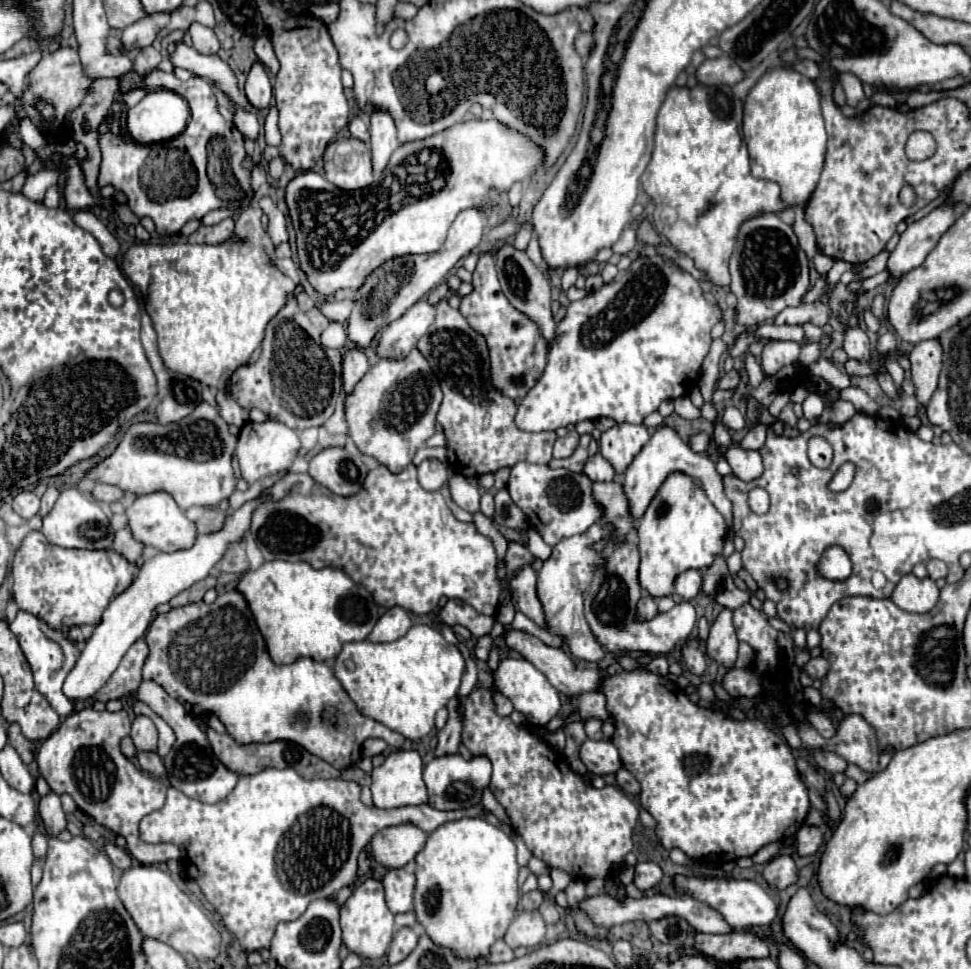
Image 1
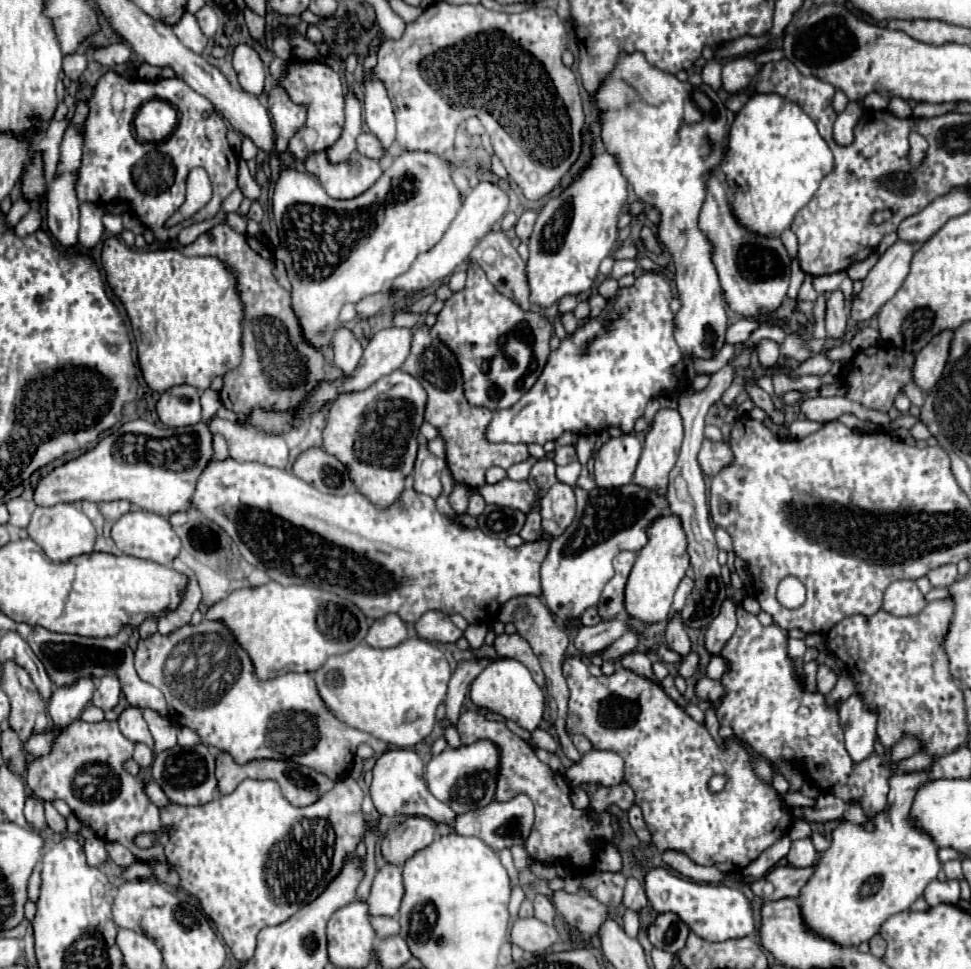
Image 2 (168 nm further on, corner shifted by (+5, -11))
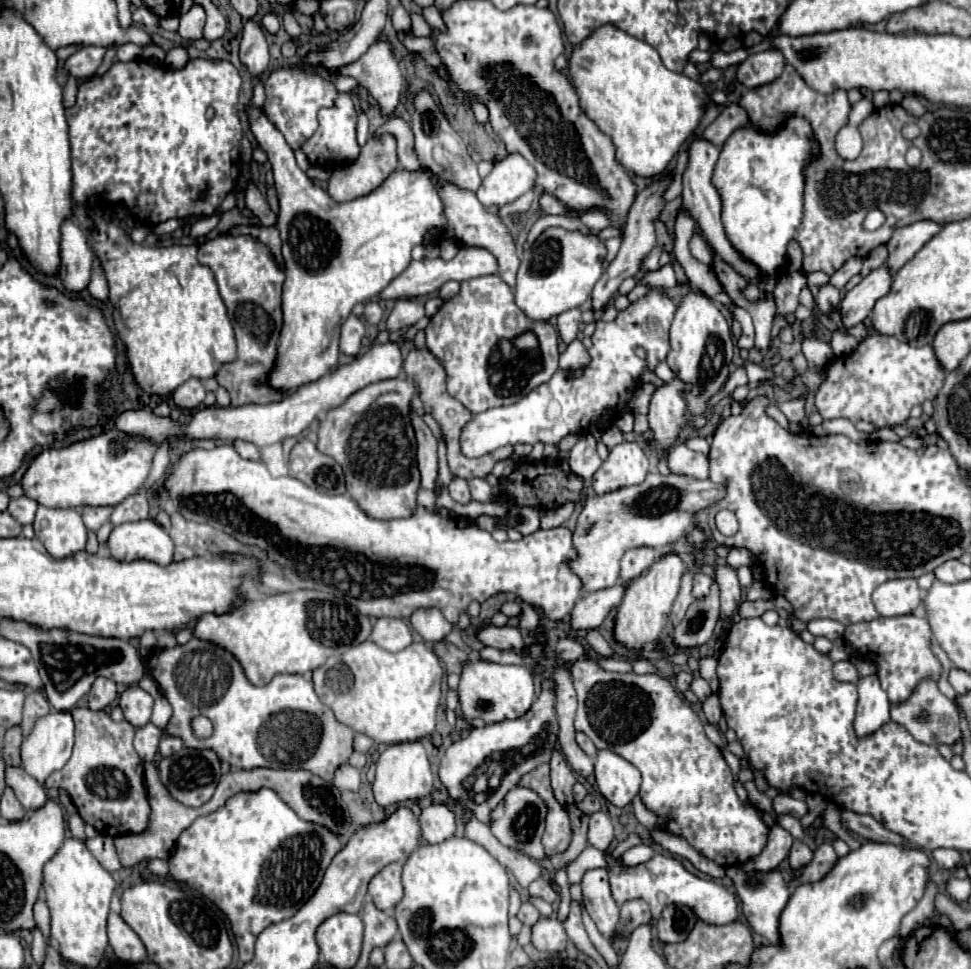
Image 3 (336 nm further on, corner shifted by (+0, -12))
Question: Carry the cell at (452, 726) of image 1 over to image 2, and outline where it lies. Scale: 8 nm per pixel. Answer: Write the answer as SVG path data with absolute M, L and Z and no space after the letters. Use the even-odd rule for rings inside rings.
M479 658L479 660L463 660L457 664L451 680L449 680L449 692L447 692L447 718L443 724L455 724L459 720L459 710L465 700L465 694L469 690L469 684L473 678L489 666L493 660L491 658Z

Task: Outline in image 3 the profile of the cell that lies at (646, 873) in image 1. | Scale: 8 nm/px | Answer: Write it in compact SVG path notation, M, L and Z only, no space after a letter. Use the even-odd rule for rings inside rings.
M632 899L626 901L620 907L620 923L618 923L618 931L624 935L630 935L636 927L650 923L652 915L650 915L650 907L644 899Z

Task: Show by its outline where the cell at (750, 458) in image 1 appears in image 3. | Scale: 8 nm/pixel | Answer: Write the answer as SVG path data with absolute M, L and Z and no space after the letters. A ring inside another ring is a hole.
M678 443L674 451L670 451L668 465L672 473L686 475L694 479L706 479L710 475L710 459L704 453L688 449L684 443Z

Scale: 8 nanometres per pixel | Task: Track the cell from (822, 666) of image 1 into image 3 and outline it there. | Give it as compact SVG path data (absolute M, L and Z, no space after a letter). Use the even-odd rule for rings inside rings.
M838 661L834 663L832 667L832 673L834 673L834 679L836 681L848 681L848 683L858 683L858 673L854 669L854 665L850 661Z

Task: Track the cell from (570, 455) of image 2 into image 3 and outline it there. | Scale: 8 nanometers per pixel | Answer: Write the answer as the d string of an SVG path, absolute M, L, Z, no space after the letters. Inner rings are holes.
M584 435L568 453L568 465L574 475L582 477L584 481L590 481L596 469L602 465L598 453L596 453L596 439L592 435Z

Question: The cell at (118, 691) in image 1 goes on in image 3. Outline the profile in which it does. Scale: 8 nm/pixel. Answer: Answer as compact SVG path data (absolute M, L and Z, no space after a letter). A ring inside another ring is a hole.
M98 677L94 681L90 693L88 693L88 699L90 699L90 709L92 711L102 711L104 707L112 705L118 699L118 687L116 687L114 681Z

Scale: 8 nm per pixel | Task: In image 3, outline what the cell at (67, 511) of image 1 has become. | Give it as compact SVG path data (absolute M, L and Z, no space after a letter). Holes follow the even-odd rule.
M44 505L38 507L34 519L34 533L52 557L70 557L72 553L86 547L88 529L82 517L84 507L93 506L73 509L50 509Z

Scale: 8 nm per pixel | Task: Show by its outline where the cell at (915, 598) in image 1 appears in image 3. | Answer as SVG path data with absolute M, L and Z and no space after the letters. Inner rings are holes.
M894 579L882 583L882 587L874 591L872 599L882 617L898 617L912 613L920 605L922 591L916 579Z

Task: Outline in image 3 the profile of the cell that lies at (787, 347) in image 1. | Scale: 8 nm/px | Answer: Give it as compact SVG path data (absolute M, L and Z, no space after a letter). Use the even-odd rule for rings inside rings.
M790 115L774 131L756 129L752 123L736 129L726 139L714 169L712 183L722 195L722 223L726 227L726 235L730 235L730 241L734 243L734 247L738 247L738 251L742 251L742 255L746 255L746 259L762 267L764 277L758 281L758 285L768 291L768 299L758 303L746 301L740 293L740 289L748 285L746 279L734 275L734 271L730 271L730 267L726 267L726 263L722 263L720 259L716 259L712 267L734 303L748 309L748 313L752 315L756 327L756 347L760 351L766 351L772 341L770 329L776 315L772 289L778 277L778 269L784 265L786 245L794 237L804 217L804 169L816 157L820 157L820 145L816 141L812 125L800 115Z

